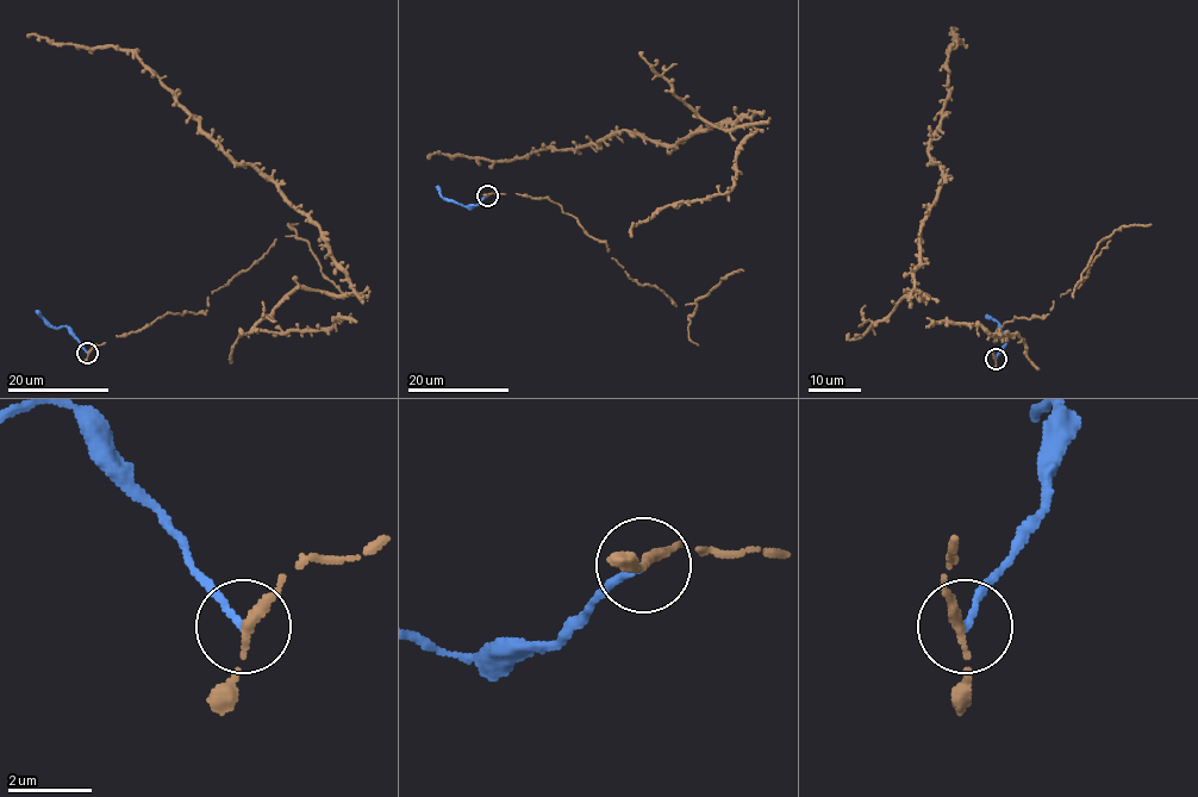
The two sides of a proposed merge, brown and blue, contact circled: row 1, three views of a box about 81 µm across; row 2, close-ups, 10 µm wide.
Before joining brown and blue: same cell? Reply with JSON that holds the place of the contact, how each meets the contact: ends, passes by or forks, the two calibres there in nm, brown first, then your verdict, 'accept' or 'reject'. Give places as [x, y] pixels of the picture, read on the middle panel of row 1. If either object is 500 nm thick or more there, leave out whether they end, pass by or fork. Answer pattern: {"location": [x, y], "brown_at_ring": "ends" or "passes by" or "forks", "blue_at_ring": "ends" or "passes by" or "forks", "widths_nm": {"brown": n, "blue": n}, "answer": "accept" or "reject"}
{"location": [487, 195], "brown_at_ring": "passes by", "blue_at_ring": "ends", "widths_nm": {"brown": 200, "blue": 160}, "answer": "reject"}

